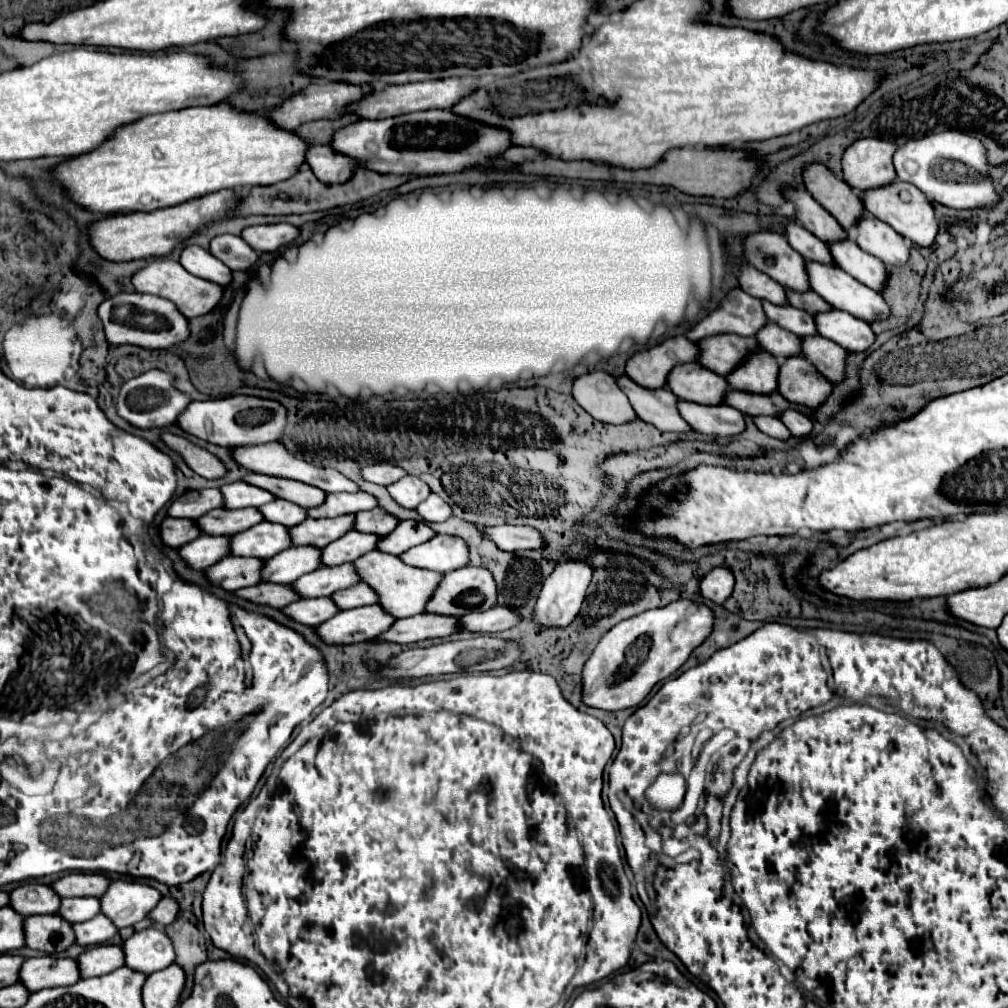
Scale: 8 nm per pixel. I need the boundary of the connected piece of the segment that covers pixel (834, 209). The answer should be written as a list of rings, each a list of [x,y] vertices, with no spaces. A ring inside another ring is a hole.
[[[818,162],[806,164],[802,168],[802,178],[812,198],[826,212],[830,212],[846,232],[850,232],[864,210],[860,196],[854,194],[852,188],[842,182],[842,178],[834,176],[826,166]]]

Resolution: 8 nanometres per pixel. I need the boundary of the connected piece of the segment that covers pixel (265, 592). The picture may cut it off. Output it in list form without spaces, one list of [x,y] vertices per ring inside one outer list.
[[[260,582],[254,586],[242,588],[236,592],[236,596],[270,608],[284,608],[286,604],[298,600],[298,596],[290,590],[290,586],[274,586],[272,582]]]

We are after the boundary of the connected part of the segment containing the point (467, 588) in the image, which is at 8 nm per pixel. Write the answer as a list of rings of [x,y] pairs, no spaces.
[[[464,566],[458,568],[450,574],[444,574],[440,584],[436,586],[434,594],[430,596],[424,612],[428,614],[440,614],[440,616],[456,616],[460,618],[462,614],[470,614],[474,610],[488,610],[496,604],[496,586],[494,578],[486,568],[476,568],[476,566]]]

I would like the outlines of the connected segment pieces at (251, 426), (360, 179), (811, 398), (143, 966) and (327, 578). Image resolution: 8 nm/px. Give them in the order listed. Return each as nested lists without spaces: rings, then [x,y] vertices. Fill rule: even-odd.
[[[230,396],[208,402],[190,402],[176,418],[176,426],[182,432],[224,448],[274,442],[278,434],[282,434],[284,424],[286,424],[286,408],[282,404],[254,396]]]
[[[300,164],[298,172],[282,182],[276,182],[272,186],[256,186],[250,188],[242,200],[238,200],[238,206],[228,212],[226,218],[240,218],[240,216],[250,216],[250,214],[272,214],[272,216],[286,216],[286,214],[306,214],[306,212],[318,212],[318,210],[330,210],[334,206],[344,206],[344,204],[354,204],[358,200],[370,198],[382,190],[392,190],[398,188],[400,184],[412,180],[412,174],[406,176],[396,176],[396,174],[378,174],[370,172],[366,168],[356,168],[352,172],[352,178],[346,180],[344,184],[324,184],[320,182],[308,164]]]
[[[790,356],[780,364],[778,372],[778,394],[792,404],[806,408],[820,406],[832,392],[832,382],[826,380],[806,358]]]
[[[144,928],[130,936],[124,944],[124,966],[142,974],[152,974],[168,968],[174,962],[170,938],[158,928]]]
[[[342,564],[332,568],[324,566],[298,578],[292,584],[292,590],[300,598],[322,598],[354,584],[358,584],[358,576],[354,574],[354,564]]]

